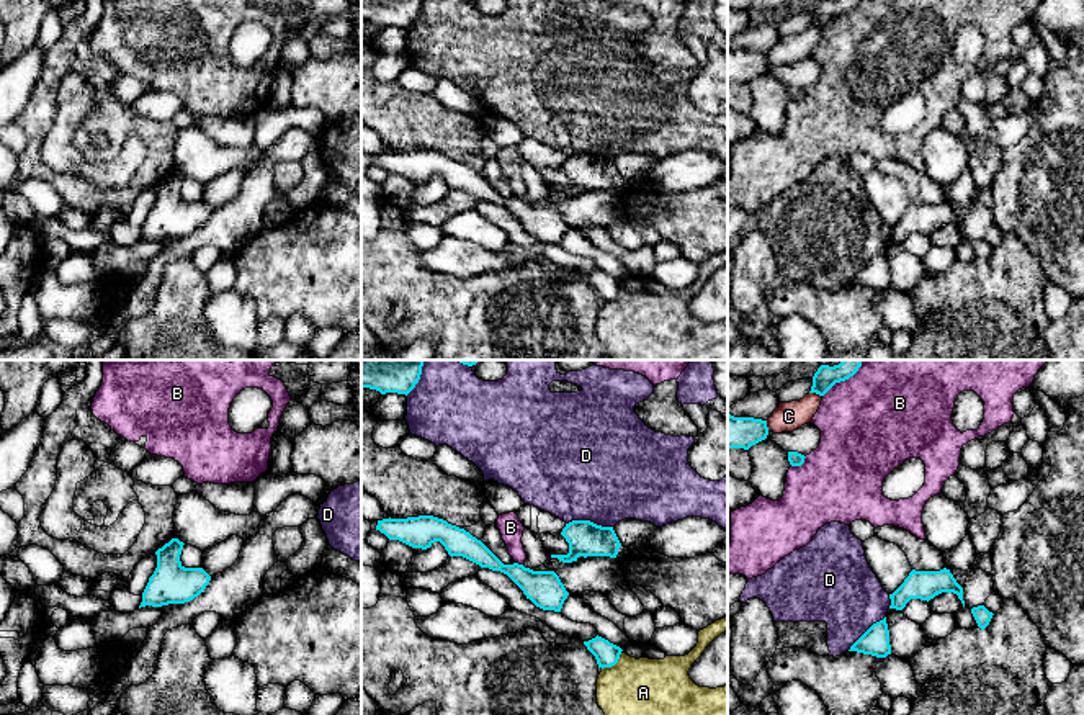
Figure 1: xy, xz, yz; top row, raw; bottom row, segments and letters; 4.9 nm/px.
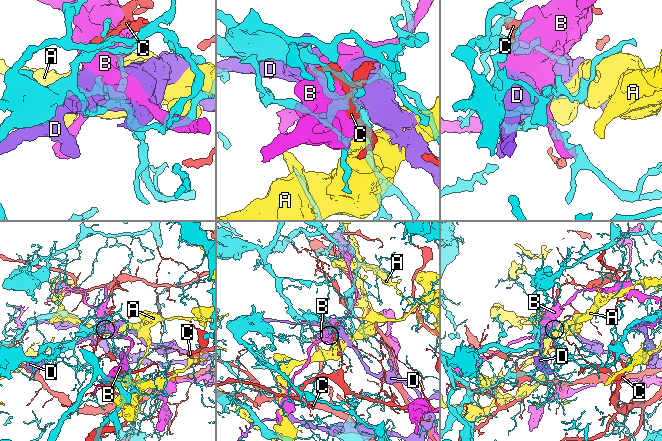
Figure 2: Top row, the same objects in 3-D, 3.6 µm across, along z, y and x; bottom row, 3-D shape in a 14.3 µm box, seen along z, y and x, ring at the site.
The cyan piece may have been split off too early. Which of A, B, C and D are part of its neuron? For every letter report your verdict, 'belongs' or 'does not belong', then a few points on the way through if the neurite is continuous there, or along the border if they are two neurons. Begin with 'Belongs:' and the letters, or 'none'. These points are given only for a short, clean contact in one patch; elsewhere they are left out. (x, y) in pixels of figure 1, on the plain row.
Belongs: none
A: does not belong
B: does not belong
C: does not belong
D: does not belong

